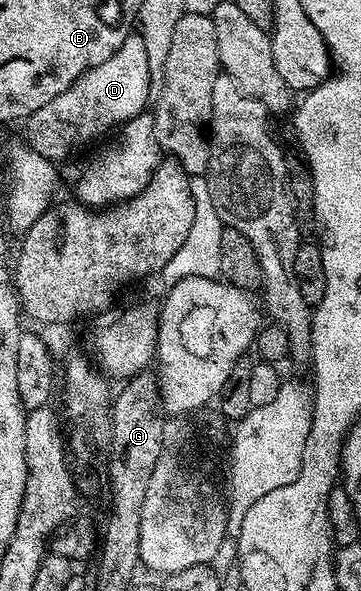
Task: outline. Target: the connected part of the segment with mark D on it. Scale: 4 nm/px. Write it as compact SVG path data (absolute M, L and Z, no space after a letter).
M138 32L128 33L117 52L109 56L109 60L86 70L71 83L68 90L27 117L26 145L42 158L60 160L74 146L83 146L144 113L152 97L151 85L153 79L149 72L149 56L145 56L143 35Z

